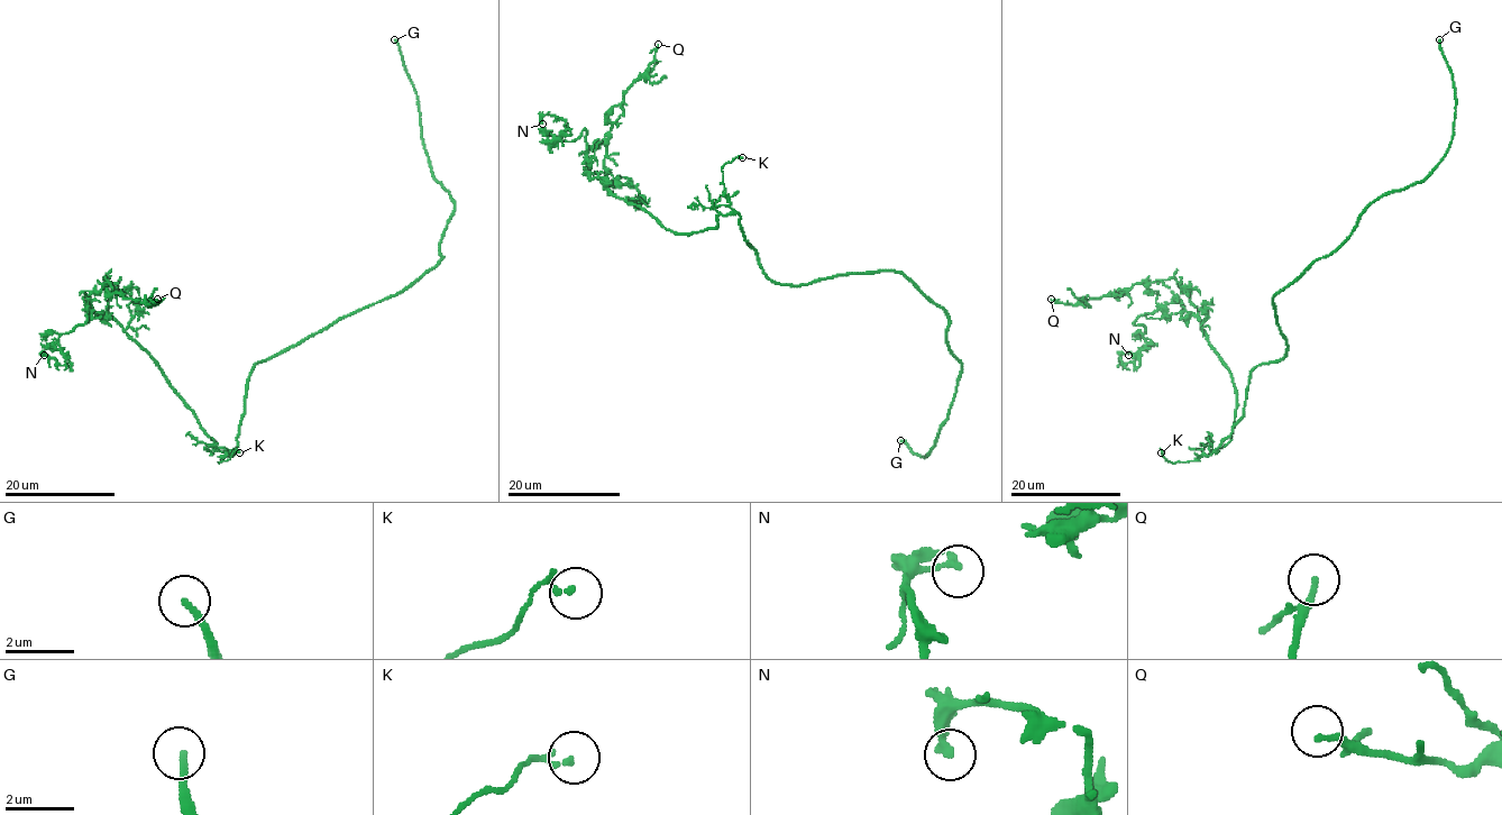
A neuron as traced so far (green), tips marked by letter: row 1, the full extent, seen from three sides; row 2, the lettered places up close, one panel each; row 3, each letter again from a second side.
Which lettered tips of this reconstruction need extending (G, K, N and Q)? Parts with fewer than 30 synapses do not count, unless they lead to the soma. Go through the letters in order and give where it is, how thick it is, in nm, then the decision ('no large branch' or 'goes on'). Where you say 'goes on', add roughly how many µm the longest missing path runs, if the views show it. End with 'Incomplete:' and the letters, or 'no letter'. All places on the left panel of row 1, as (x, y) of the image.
G: at (394, 39); 180 nm thick; goes on; about 20 µm are missing
K: at (239, 452); 110 nm thick; no large branch
N: at (44, 355); 220 nm thick; no large branch
Q: at (157, 299); 200 nm thick; no large branch
Incomplete: G

